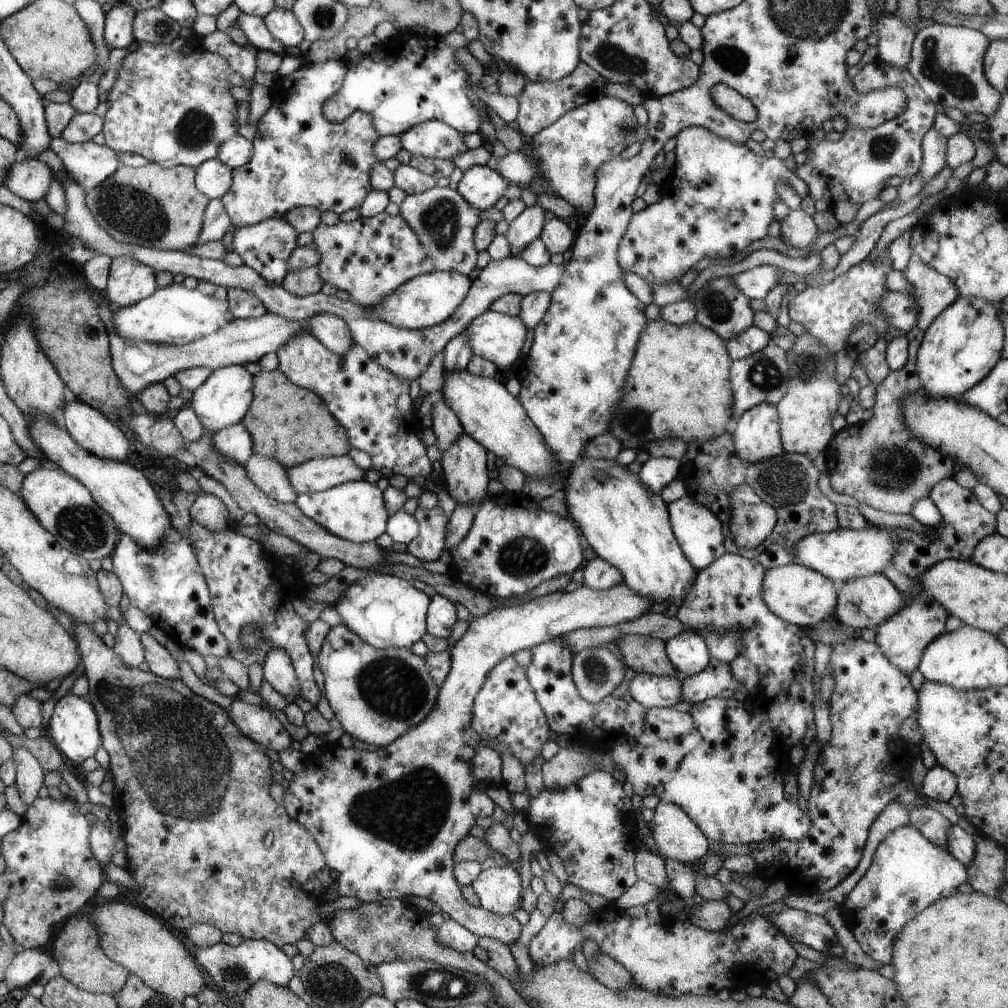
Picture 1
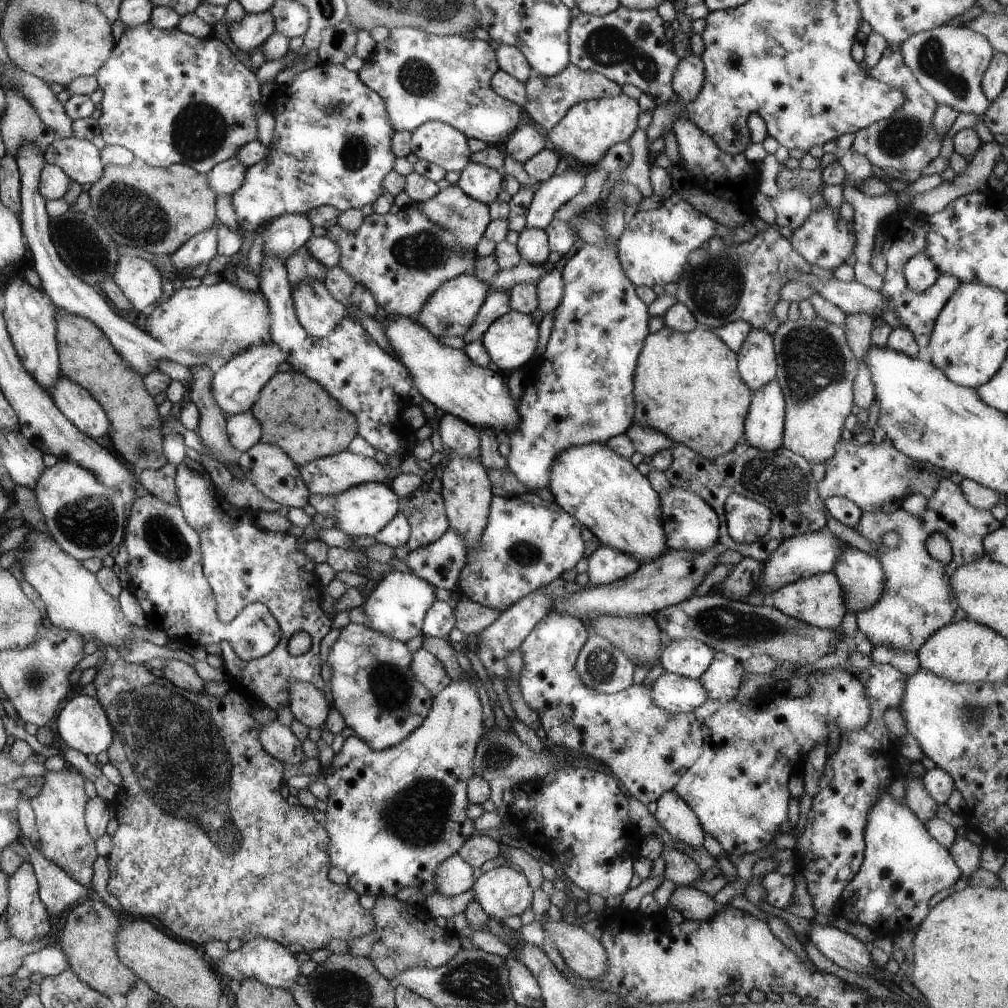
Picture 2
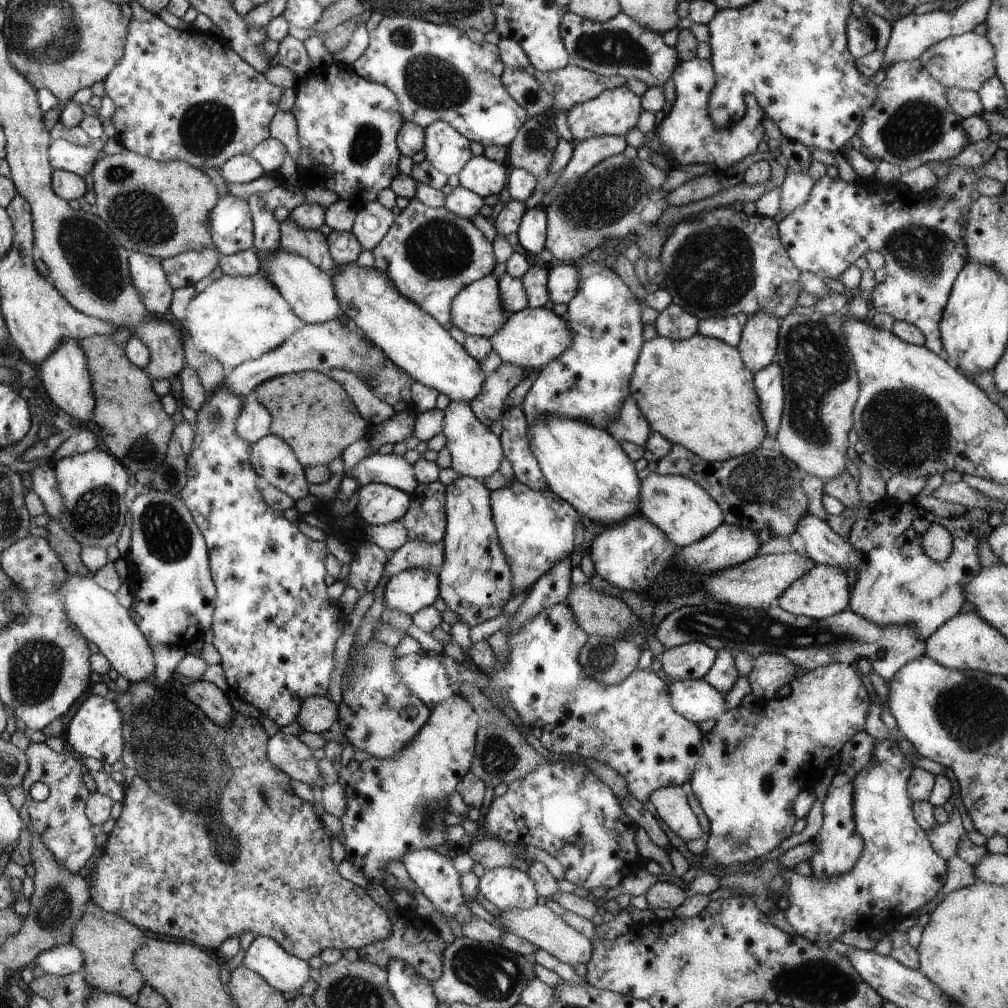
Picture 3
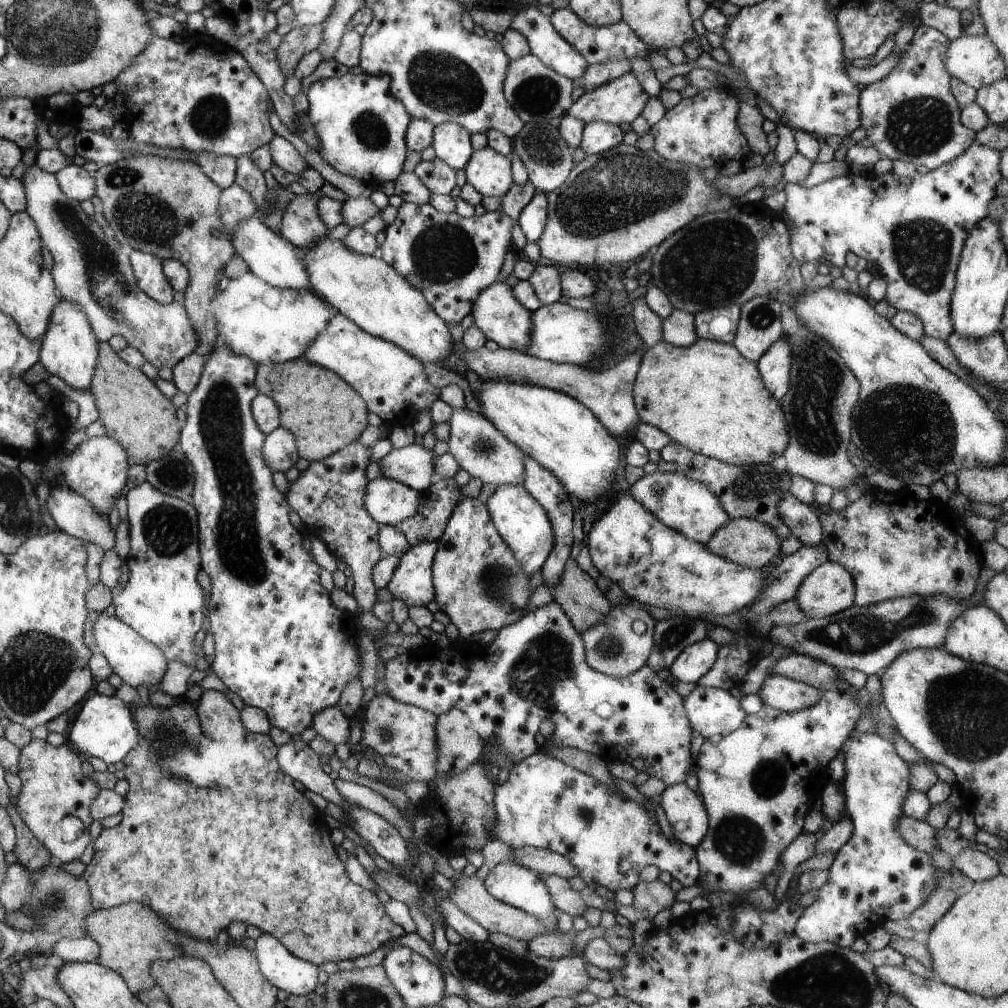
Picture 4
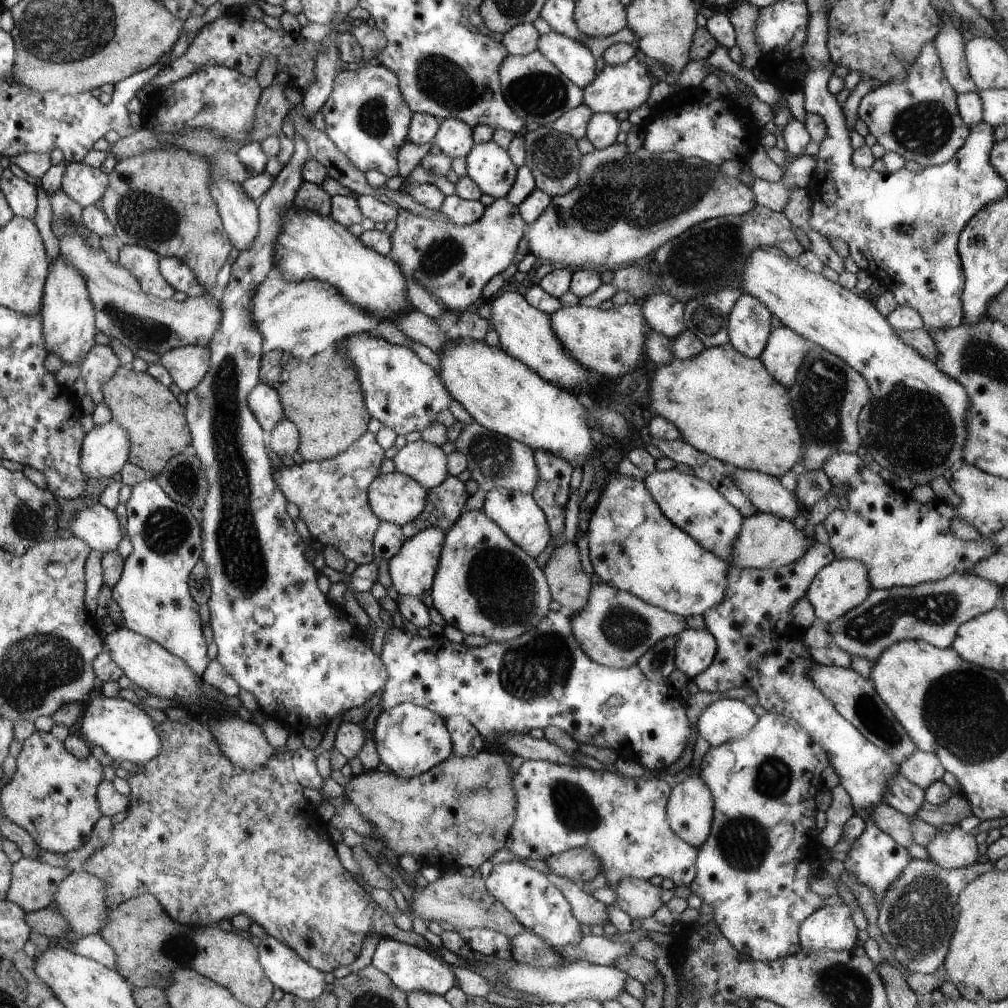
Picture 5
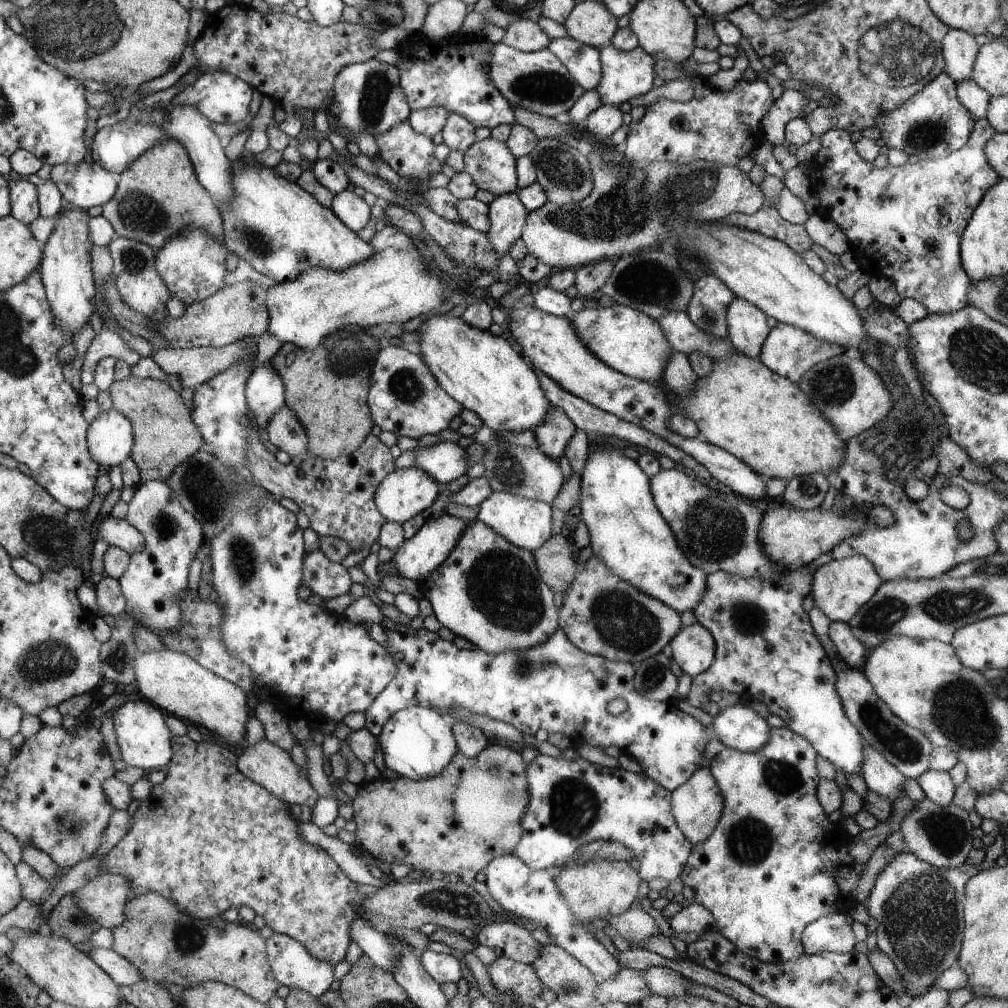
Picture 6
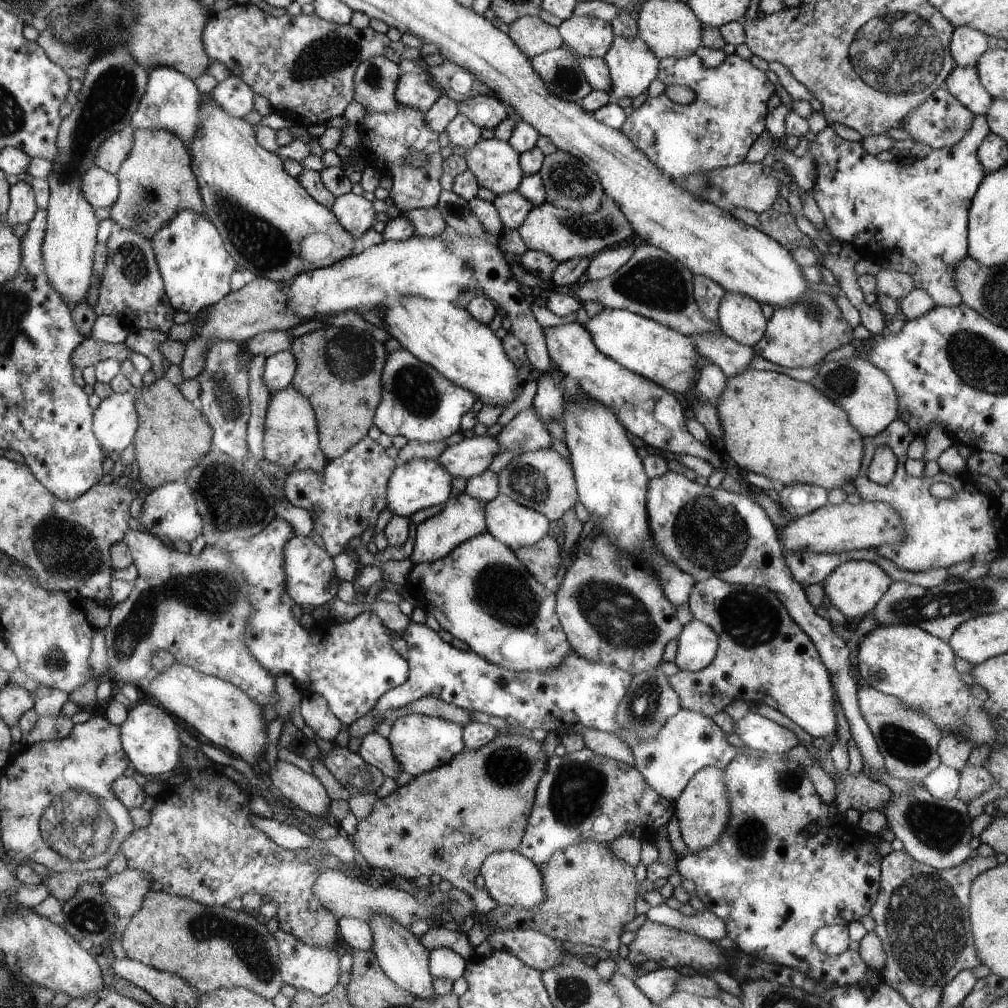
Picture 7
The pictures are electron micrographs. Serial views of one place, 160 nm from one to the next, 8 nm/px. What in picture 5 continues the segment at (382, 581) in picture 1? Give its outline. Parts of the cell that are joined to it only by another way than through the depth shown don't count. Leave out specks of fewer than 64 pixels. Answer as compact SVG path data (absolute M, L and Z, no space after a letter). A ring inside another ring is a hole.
M428 527L405 539L401 550L388 562L391 586L394 586L399 595L417 596L422 599L426 594L430 594L446 536L447 531L442 527Z

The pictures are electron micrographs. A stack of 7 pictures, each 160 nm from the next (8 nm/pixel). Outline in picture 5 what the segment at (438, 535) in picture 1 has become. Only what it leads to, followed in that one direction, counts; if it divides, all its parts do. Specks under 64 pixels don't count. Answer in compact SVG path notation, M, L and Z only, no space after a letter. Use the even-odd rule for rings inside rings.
M450 475L444 483L428 490L428 504L425 510L412 523L406 523L404 526L405 538L409 539L428 527L450 530L466 510L469 497L464 483L458 477Z

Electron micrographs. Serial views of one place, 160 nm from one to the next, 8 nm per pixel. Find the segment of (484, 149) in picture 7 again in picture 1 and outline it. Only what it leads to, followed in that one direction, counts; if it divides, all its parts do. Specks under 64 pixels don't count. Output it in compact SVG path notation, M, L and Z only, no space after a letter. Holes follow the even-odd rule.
M474 165L472 168L465 170L463 176L458 183L457 191L479 211L492 208L504 196L504 190L508 188L508 182L504 178L500 178L500 173L494 169L490 170L490 165Z

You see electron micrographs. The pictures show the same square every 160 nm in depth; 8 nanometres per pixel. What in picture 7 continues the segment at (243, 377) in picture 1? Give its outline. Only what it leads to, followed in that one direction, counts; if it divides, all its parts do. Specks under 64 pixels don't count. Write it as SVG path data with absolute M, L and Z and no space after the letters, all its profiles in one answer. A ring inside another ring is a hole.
M398 349L389 354L381 377L383 394L377 407L376 423L381 432L391 437L400 435L421 443L443 441L460 430L460 418L476 402L476 395L470 389L447 379L407 350Z

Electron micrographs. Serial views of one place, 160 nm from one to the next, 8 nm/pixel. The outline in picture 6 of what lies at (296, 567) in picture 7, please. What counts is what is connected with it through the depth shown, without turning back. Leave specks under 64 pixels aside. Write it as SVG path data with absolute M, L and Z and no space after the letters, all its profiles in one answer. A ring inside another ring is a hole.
M320 549L305 554L305 563L302 563L302 568L305 569L302 577L302 584L310 590L312 595L319 597L322 601L348 593L353 583L347 568L328 560Z

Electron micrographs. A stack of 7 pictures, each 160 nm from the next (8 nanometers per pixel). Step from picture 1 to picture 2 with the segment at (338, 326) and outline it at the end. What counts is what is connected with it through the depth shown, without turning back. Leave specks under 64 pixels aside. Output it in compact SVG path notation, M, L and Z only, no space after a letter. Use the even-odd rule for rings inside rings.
M302 281L293 287L292 295L298 320L312 336L328 336L347 314L347 308L332 296L324 281Z

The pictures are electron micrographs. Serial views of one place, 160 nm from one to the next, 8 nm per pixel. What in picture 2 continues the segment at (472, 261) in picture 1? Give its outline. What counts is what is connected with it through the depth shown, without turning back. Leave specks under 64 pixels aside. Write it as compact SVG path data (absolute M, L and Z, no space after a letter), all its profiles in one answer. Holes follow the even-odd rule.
M450 185L430 200L418 203L426 217L454 233L465 249L474 249L490 224L489 205Z

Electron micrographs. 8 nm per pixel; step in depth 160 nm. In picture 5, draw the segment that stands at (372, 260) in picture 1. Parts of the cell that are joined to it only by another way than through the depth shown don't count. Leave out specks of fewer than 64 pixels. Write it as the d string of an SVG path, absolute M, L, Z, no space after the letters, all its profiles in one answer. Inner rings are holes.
M506 197L496 199L494 203L486 207L482 218L471 225L455 225L446 221L431 221L427 218L415 215L404 209L398 209L399 215L394 232L389 234L393 241L393 250L390 257L401 265L401 270L413 276L413 279L423 286L434 300L440 300L447 306L447 310L455 313L470 309L470 306L482 296L482 288L496 276L506 270L512 264L514 252L518 248L518 242L522 240L526 220L522 214L518 214L518 205L512 204Z

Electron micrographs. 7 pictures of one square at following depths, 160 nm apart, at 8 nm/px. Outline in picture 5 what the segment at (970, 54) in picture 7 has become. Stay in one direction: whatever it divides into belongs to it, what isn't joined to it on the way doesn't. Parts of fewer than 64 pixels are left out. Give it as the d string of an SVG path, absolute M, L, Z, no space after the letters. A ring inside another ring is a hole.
M941 12L941 22L941 31L933 41L941 58L945 77L958 95L977 90L965 59L966 40L962 31L954 26L952 18L946 12Z

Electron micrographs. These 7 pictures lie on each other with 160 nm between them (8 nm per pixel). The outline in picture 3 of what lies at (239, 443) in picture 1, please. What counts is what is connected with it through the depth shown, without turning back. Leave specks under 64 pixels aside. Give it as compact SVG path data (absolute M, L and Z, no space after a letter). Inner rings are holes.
M250 394L245 400L245 406L237 420L237 431L240 436L254 444L270 434L273 420L271 412L257 399L256 395Z

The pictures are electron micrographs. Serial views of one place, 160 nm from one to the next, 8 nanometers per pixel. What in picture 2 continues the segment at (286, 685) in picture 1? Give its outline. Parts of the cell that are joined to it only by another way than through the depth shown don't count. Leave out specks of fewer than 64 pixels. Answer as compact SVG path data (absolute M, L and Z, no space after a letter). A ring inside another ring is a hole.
M297 683L291 687L290 710L294 718L304 726L321 728L330 711L330 699L326 692L310 683Z

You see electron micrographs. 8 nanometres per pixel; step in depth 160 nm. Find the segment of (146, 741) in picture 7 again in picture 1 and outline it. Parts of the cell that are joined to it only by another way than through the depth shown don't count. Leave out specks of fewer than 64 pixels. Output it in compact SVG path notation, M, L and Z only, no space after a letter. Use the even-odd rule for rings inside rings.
M70 692L55 704L47 726L45 733L55 742L56 748L63 754L63 757L79 765L86 758L94 756L102 744L100 720L93 704L85 697L77 697Z

